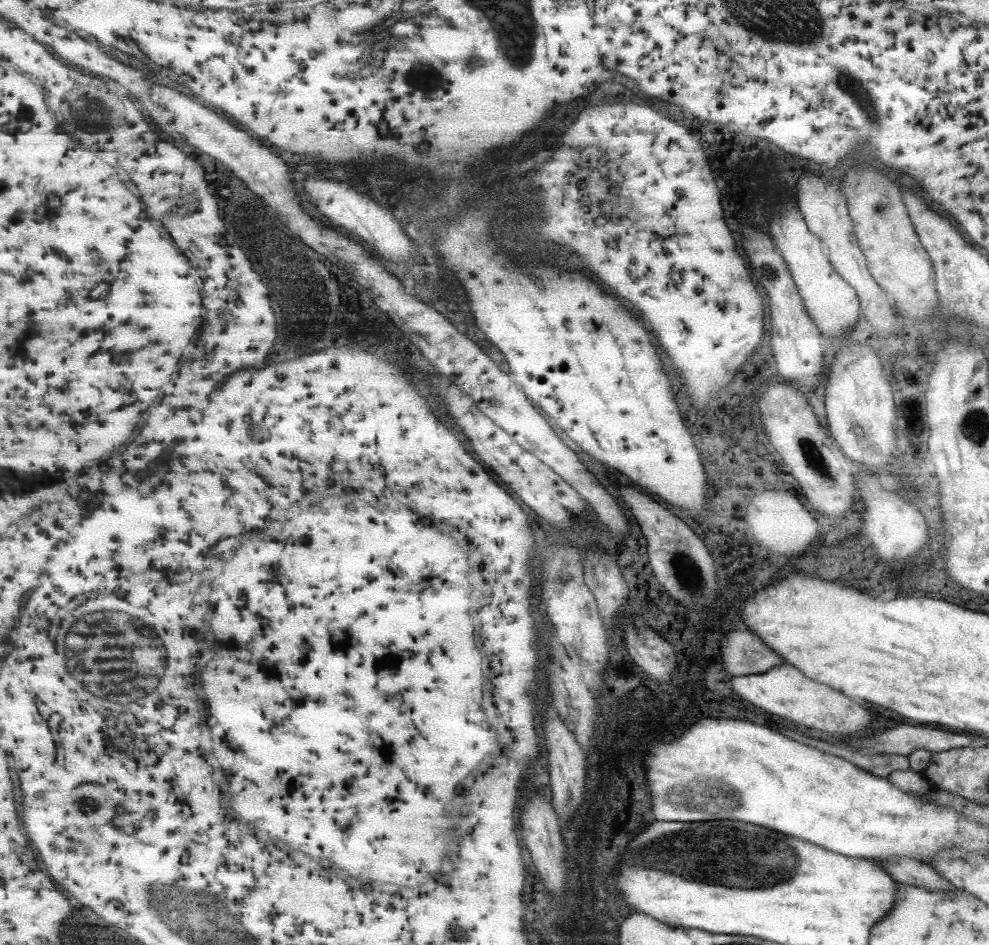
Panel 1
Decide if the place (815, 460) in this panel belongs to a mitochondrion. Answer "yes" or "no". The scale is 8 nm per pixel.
yes

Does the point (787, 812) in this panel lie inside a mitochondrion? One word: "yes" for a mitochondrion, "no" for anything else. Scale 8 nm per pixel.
no

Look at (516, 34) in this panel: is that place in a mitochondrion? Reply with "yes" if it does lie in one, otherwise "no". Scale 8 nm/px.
yes

